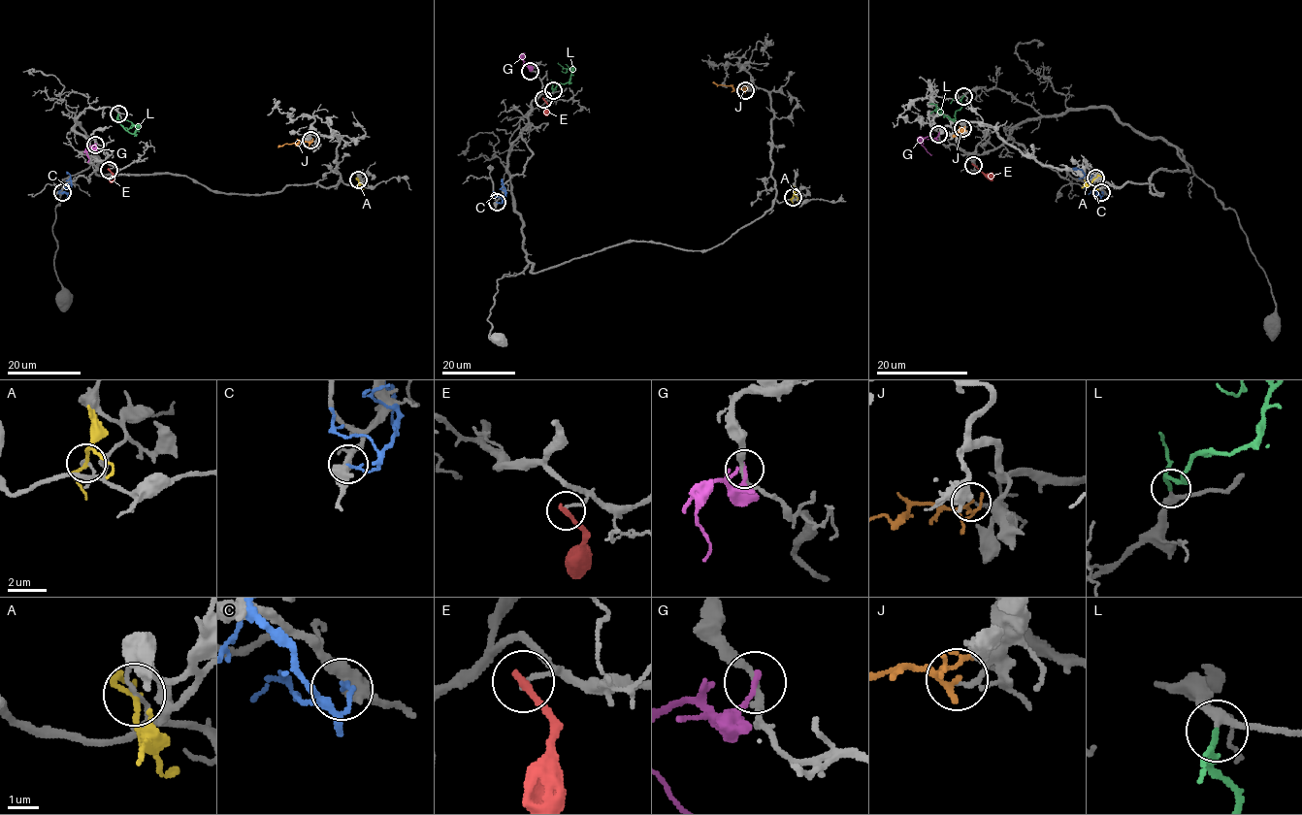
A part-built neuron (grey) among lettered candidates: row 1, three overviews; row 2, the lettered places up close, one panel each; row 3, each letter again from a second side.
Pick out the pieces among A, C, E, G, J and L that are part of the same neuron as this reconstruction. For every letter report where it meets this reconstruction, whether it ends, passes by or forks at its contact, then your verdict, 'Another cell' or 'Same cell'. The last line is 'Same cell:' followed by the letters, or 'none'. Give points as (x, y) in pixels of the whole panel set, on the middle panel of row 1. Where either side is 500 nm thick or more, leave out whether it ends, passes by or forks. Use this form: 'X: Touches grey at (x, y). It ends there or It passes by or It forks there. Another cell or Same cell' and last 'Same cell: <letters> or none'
A: Touches grey at (793, 197). It passes by. Another cell
C: Touches grey at (497, 202). Another cell
E: Touches grey at (543, 99). It ends there. Another cell
G: Touches grey at (530, 71). It ends there. Another cell
J: Touches grey at (745, 90). It passes by. Another cell
L: Touches grey at (553, 90). It ends there. Same cell
Same cell: L

